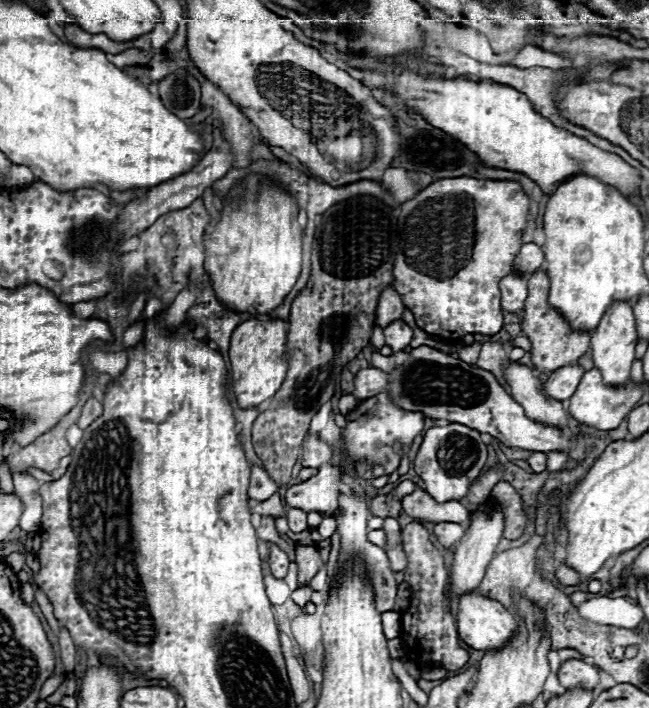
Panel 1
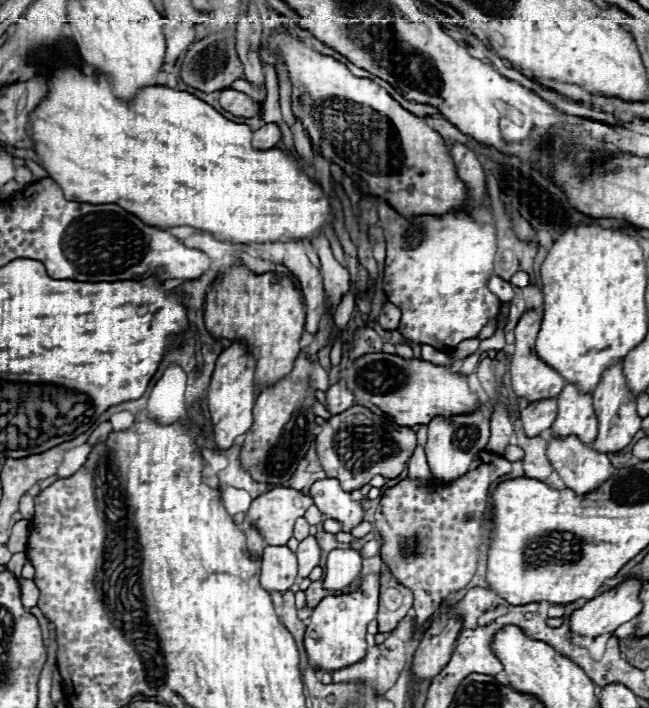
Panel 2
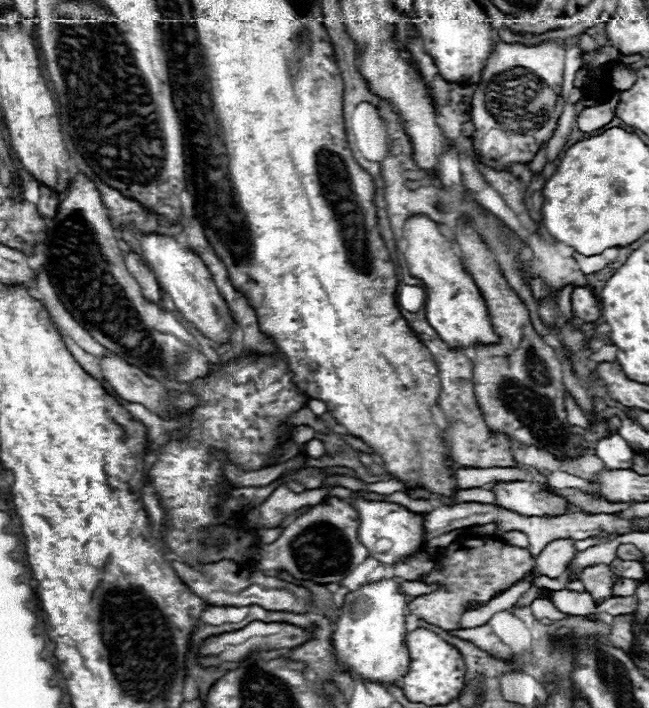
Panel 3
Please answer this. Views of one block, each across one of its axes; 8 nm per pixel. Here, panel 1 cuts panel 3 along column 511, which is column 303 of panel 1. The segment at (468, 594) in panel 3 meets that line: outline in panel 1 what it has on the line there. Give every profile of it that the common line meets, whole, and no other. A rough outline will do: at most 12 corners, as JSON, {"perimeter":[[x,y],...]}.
{"perimeter":[[296,546],[298,586],[324,566],[316,546]]}

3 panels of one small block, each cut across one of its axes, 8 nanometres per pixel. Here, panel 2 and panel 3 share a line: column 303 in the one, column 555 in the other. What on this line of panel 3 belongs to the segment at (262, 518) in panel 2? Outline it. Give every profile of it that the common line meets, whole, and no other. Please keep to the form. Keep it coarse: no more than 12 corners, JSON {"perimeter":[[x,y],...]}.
{"perimeter":[[496,482],[496,504],[560,516],[570,502],[534,482]]}

